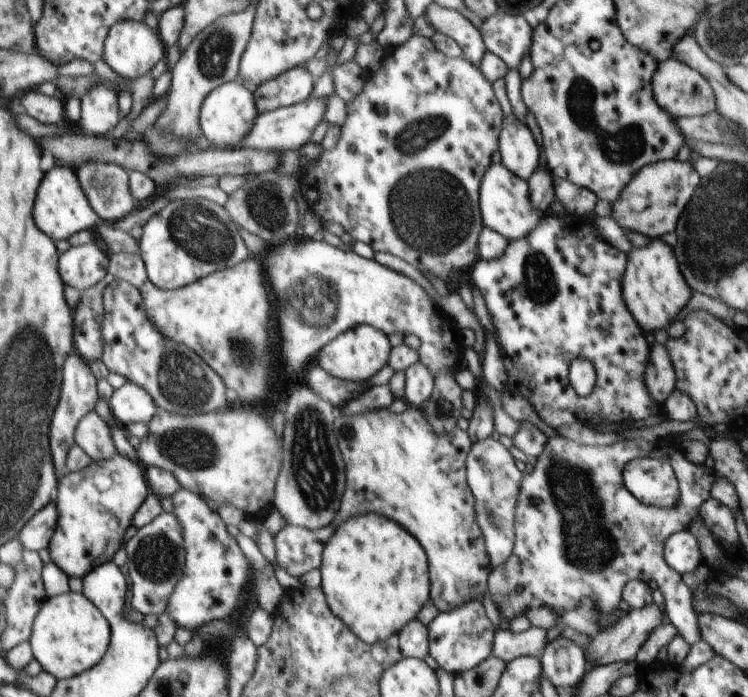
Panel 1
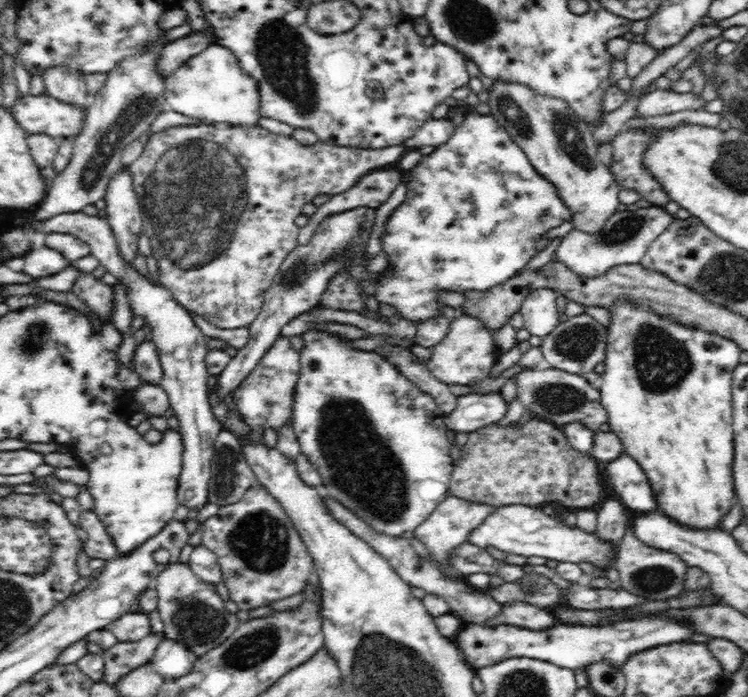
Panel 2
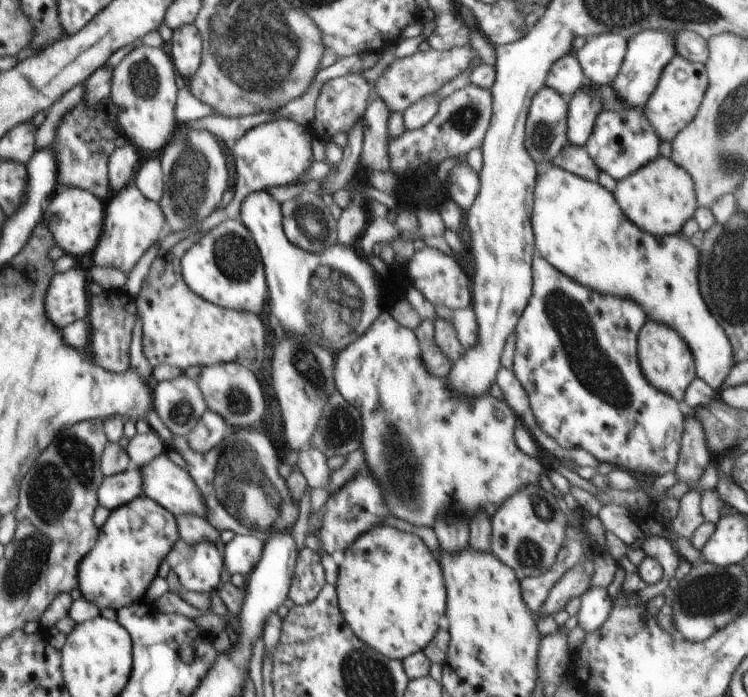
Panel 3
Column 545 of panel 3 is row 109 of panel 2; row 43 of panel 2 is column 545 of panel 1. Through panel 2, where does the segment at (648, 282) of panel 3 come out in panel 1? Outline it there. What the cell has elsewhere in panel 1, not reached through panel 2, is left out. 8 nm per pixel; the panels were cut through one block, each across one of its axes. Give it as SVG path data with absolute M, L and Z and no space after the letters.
M501 163L486 170L479 187L479 210L484 227L514 242L527 236L543 219L546 212L540 213L531 206L527 181L511 174Z

